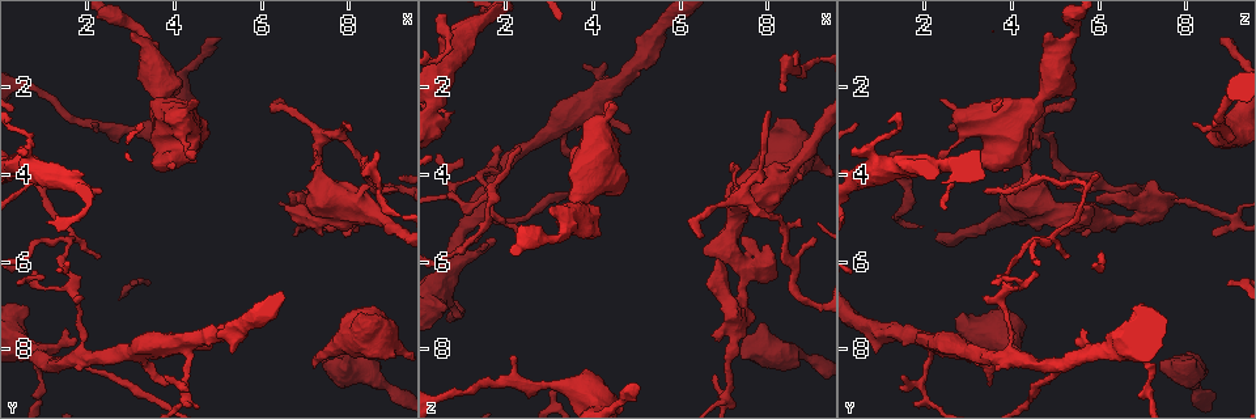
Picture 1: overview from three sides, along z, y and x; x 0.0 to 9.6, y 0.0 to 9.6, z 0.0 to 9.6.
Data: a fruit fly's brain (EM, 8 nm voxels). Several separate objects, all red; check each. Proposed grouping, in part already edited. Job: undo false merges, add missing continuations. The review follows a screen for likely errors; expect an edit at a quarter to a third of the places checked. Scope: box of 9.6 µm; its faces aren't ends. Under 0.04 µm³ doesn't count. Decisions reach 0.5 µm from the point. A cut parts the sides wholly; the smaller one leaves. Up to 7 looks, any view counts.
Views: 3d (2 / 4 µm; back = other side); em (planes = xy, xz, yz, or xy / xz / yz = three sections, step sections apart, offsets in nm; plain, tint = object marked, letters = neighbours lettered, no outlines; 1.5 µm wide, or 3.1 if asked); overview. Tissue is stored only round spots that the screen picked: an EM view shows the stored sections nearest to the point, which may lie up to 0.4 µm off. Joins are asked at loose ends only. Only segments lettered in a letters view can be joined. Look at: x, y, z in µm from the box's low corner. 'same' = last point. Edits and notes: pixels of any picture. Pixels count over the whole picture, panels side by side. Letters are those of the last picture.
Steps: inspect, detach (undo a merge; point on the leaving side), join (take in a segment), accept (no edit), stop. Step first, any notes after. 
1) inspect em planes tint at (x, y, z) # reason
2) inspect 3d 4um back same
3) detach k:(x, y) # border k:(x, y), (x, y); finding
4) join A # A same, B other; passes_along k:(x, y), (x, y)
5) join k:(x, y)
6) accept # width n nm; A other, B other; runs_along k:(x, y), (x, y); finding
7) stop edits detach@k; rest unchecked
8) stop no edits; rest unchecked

inspect 3d 4um at (7.00, 5.05, 9.05) # sharp bend

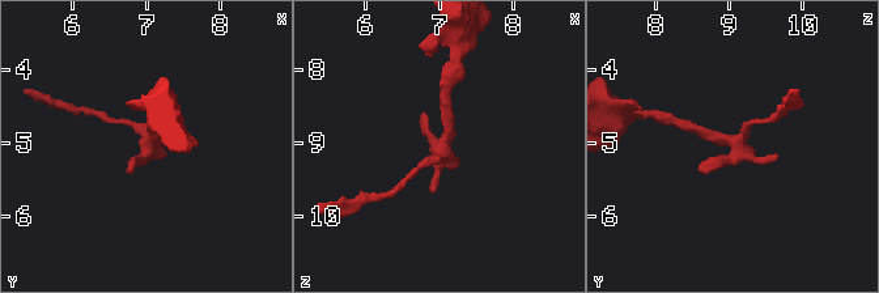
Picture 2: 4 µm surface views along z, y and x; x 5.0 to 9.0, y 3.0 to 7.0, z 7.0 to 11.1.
inspect em planes tint at (7.00, 5.00, 9.10) # shape alone is not enough

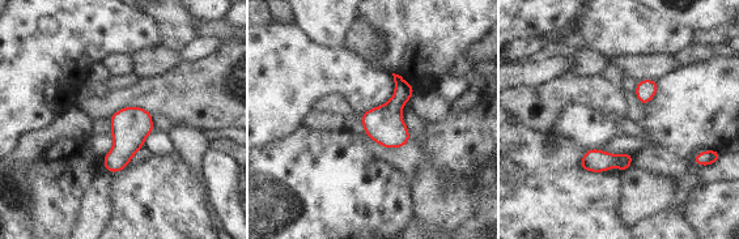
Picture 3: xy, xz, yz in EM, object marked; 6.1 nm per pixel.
inspect em planes letters same # what lies round it

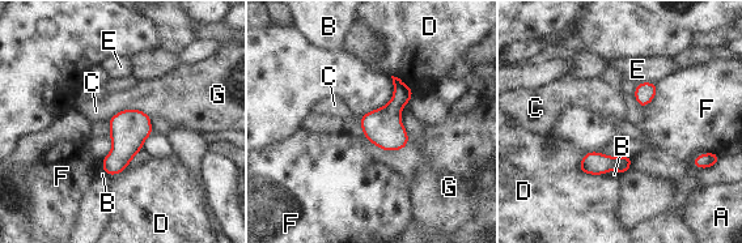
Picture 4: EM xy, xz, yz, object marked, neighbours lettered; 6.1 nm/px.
accept # width 240 nm; A other, B other, C other, D other, E other, F other, G other; border 4:(126, 109), (115, 113), (107, 122); all the same neuron

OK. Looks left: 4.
inspect em 3.1um yz step 8 tint at (4.30, 7.85, 2.20) # sudden change in width

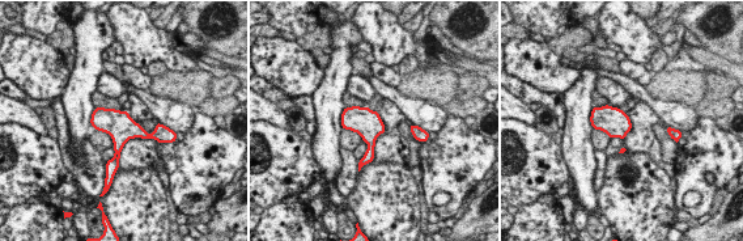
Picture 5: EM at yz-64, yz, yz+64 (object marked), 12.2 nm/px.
inspect em 3.1um planes letters same

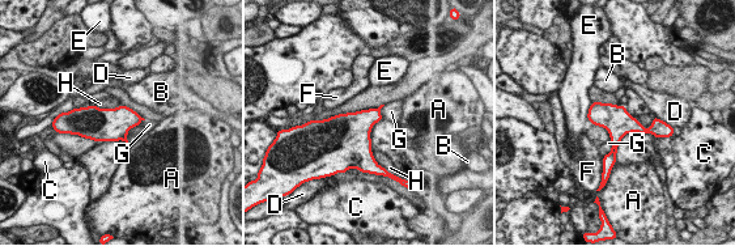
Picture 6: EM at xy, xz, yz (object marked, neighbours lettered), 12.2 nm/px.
accept # width 280 nm; A other, B other, C other, D other, E other, F other, G other, H other; border 6:(593, 101), (621, 106); one neuron here

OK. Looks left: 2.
inspect em planes letters at (0.80, 3.85, 1.15)

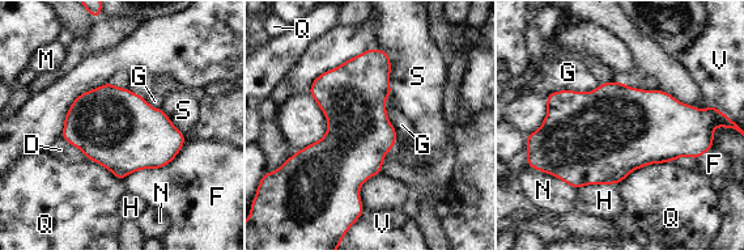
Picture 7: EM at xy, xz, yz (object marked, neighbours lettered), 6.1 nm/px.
accept # width 480 nm; D other, F other, G other, H other, M other, N other, Q other, S other, V other; border 7:(600, 83), (545, 96); all the same neuron

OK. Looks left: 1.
stop no edits; rest unchecked

